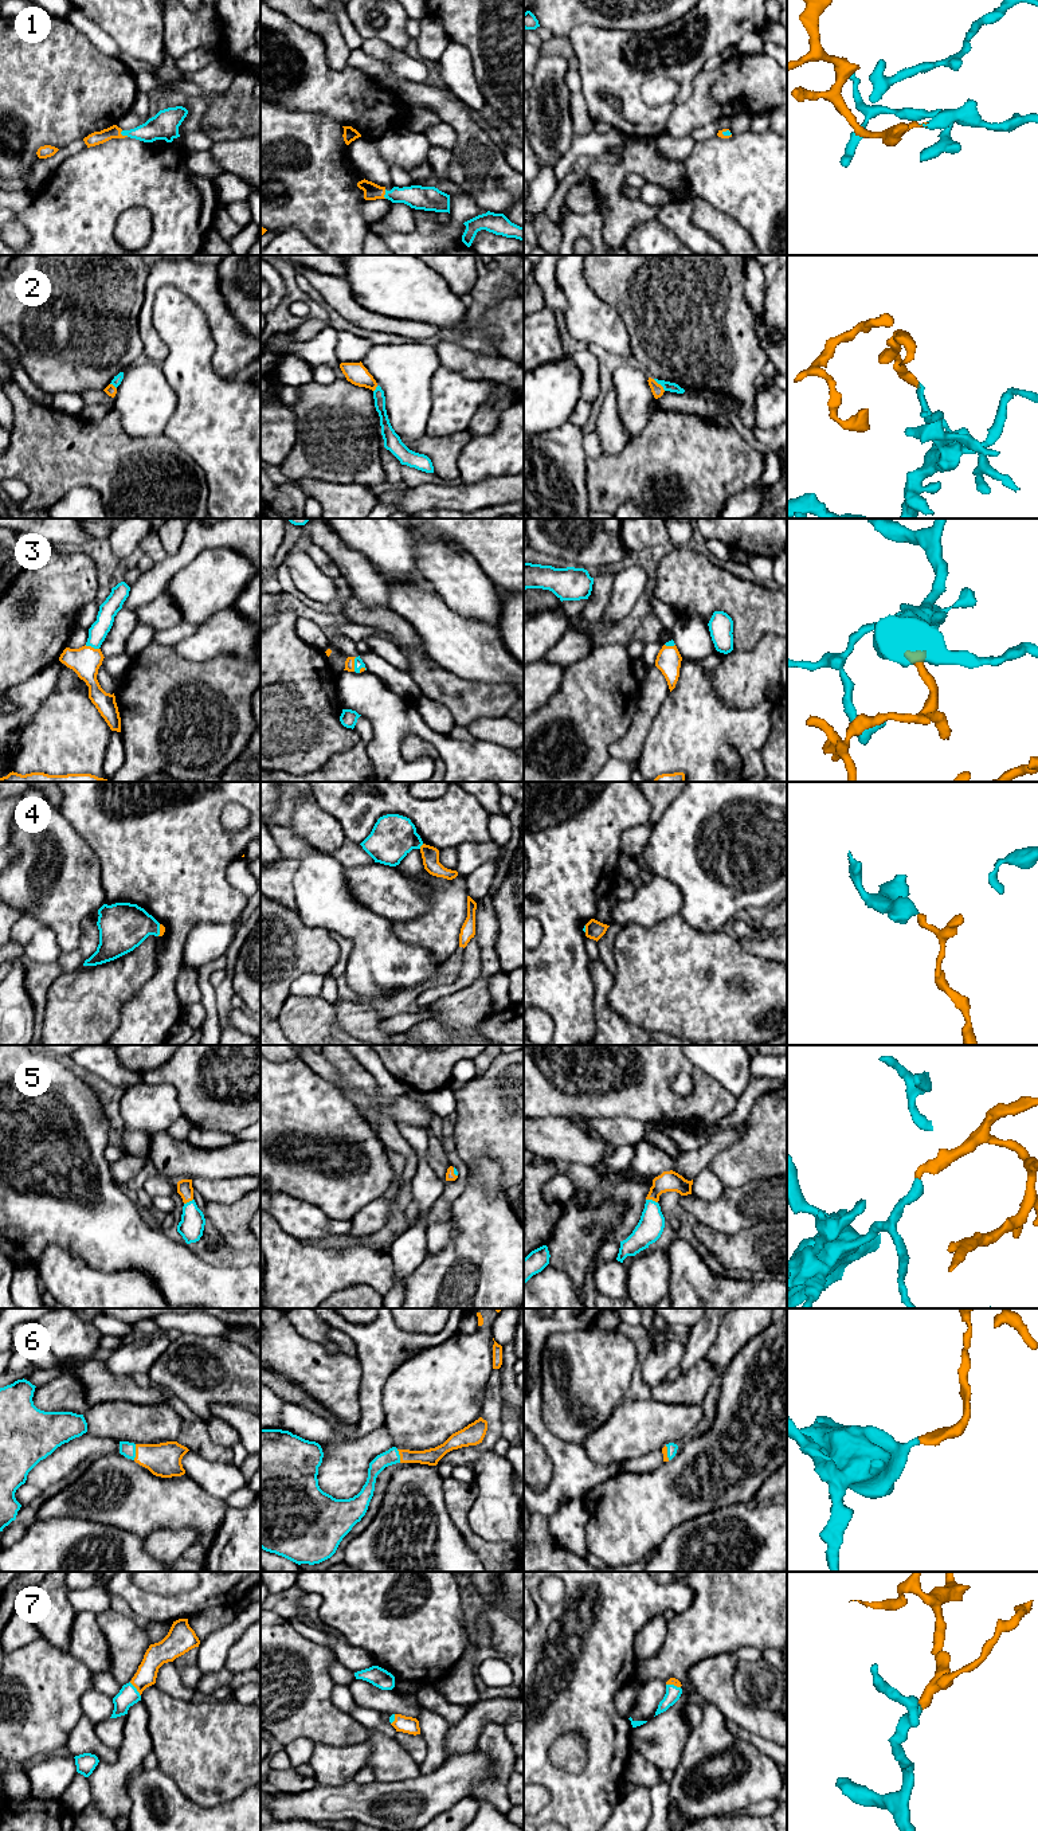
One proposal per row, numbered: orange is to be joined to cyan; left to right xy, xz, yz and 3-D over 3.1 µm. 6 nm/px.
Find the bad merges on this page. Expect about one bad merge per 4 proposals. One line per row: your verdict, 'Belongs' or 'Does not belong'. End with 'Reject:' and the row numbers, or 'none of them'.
1: Belongs
2: Does not belong
3: Belongs
4: Does not belong
5: Belongs
6: Belongs
7: Belongs
Reject: 2, 4

